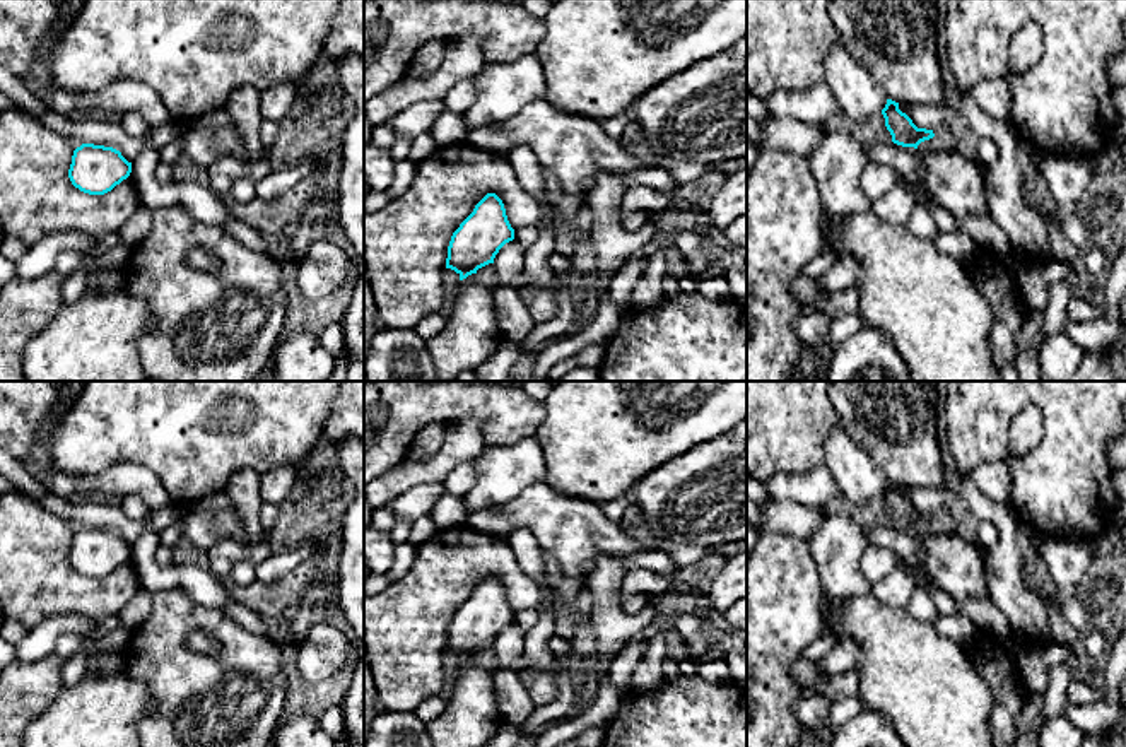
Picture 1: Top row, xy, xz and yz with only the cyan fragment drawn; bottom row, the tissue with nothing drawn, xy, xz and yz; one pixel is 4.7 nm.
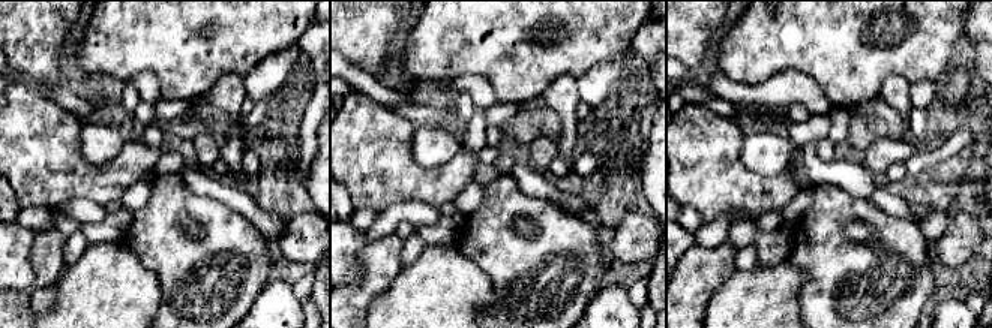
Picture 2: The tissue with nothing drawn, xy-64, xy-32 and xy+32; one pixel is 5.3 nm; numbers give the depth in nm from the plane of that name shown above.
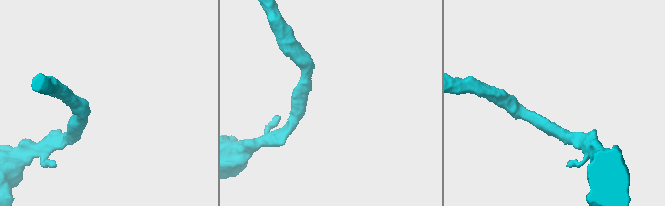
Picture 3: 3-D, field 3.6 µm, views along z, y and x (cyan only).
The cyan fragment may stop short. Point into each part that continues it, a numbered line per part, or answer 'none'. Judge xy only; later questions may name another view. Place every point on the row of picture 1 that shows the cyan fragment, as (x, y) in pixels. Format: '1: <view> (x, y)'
none

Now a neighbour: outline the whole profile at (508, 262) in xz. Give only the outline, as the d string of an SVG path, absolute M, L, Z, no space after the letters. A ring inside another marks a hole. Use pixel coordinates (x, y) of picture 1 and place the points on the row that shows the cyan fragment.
M518 241L506 243L494 258L494 267L502 285L516 285L523 275L526 248Z

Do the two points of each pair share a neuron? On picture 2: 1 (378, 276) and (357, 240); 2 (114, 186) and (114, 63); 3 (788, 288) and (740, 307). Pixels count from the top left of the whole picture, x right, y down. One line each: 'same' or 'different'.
1: different
2: different
3: same

